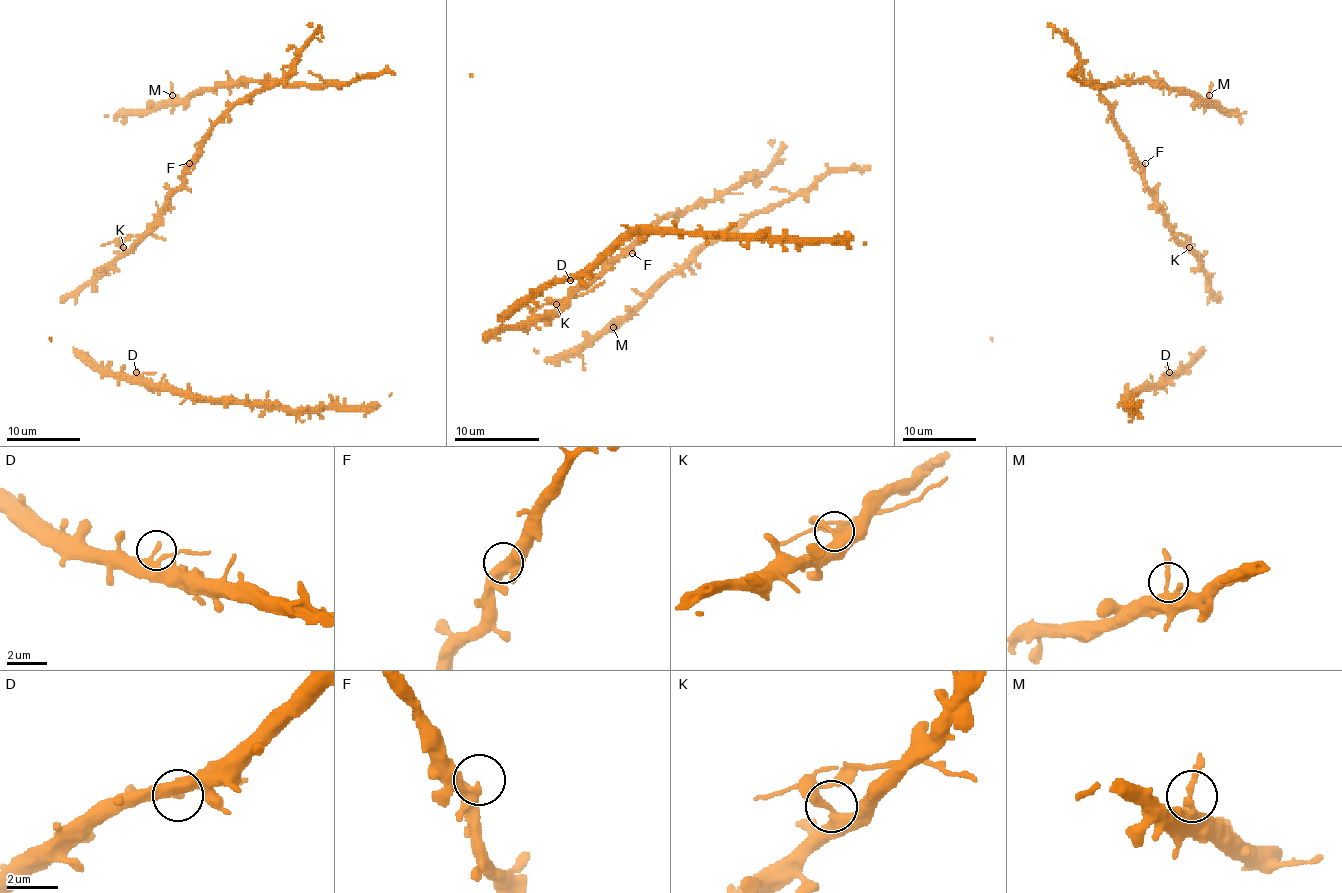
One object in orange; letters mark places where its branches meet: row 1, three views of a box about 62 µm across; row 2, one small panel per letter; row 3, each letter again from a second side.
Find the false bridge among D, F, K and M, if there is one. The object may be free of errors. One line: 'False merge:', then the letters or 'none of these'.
False merge: K

